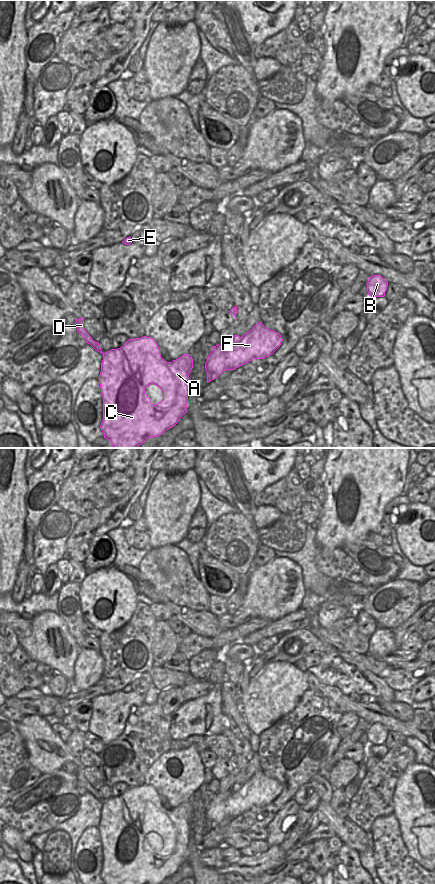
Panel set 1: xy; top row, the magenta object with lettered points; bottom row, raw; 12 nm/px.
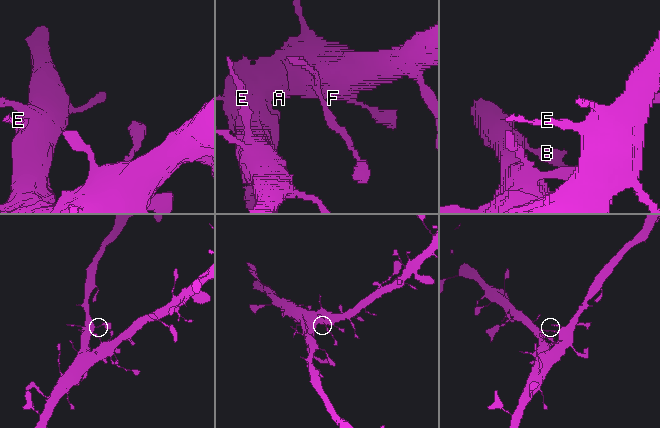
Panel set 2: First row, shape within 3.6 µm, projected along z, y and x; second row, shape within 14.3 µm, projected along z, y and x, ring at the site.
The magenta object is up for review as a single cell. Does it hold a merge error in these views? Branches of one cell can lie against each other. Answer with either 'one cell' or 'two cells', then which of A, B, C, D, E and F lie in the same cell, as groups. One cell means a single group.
one cell | A B C D E F

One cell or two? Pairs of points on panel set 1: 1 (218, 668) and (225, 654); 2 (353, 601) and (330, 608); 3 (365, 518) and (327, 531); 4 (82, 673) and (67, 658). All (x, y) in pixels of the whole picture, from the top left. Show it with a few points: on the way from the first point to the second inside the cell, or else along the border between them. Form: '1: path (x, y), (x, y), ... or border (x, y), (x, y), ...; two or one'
1: border (217, 659), (224, 663); two
2: path (347, 603), (336, 607); one
3: path (356, 520), (350, 526), (339, 526), (336, 529); one
4: border (81, 649), (76, 658), (74, 677), (71, 680); two

